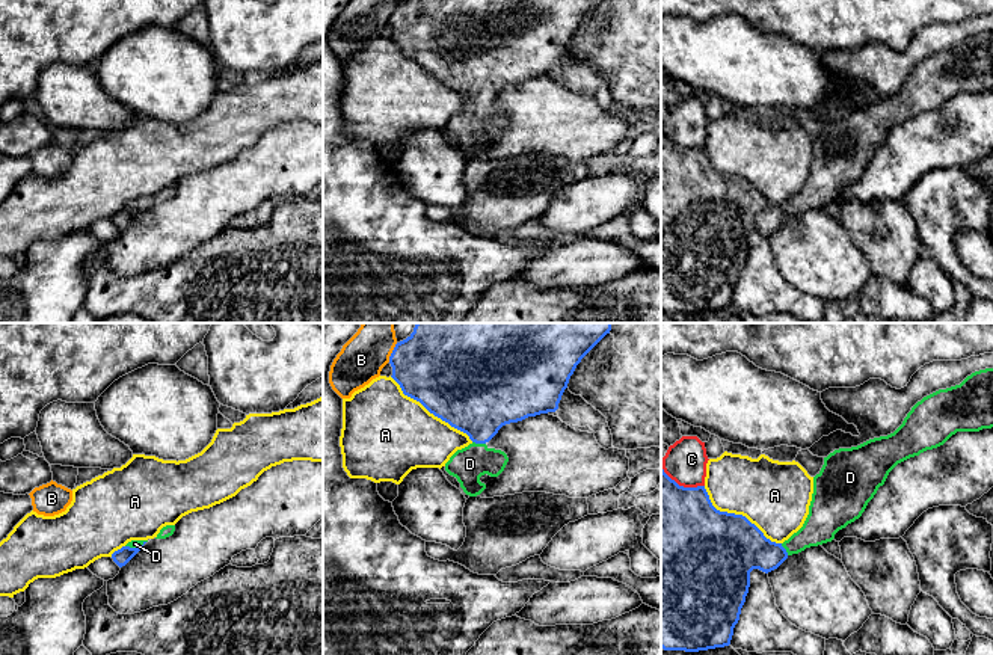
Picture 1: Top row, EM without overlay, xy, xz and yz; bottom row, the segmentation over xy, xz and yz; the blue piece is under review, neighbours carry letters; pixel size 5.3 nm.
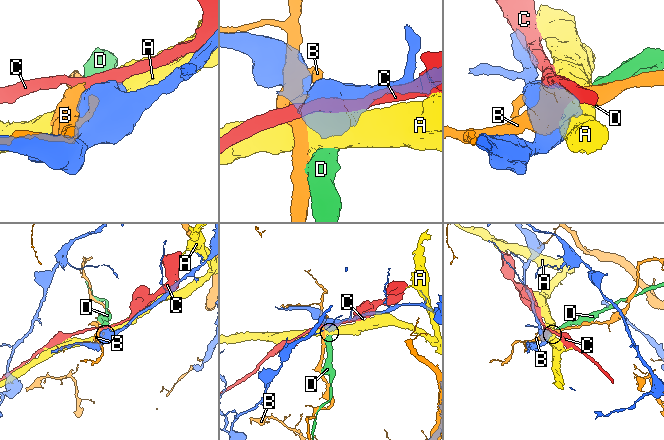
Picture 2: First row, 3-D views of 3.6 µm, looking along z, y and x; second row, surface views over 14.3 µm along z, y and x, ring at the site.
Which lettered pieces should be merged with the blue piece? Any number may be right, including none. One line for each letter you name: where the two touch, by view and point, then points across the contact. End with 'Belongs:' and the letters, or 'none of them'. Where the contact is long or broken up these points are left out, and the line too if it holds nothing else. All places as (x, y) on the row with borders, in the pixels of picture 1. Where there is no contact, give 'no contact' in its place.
D: xz (479, 442) | across xz (477, 396), (479, 442), (477, 456), (470, 464)
Belongs: D

